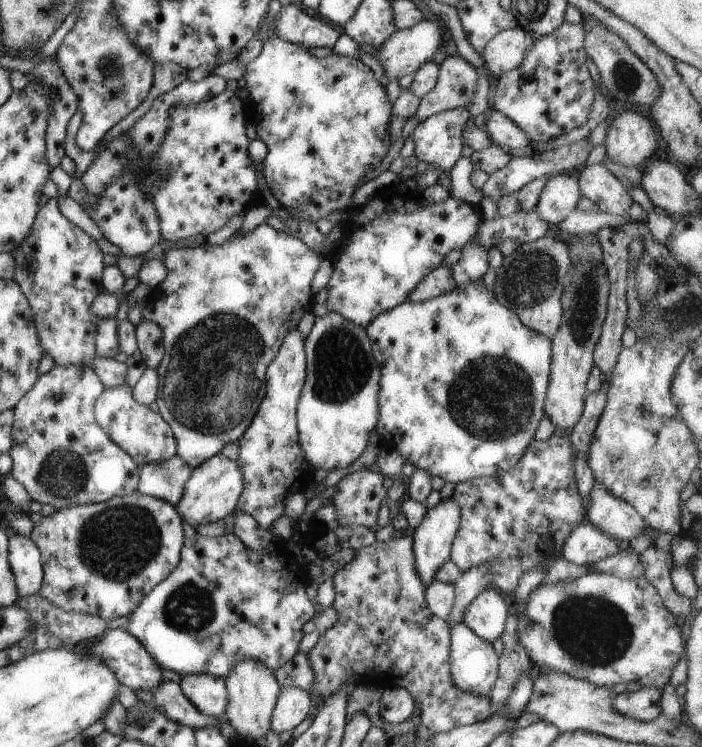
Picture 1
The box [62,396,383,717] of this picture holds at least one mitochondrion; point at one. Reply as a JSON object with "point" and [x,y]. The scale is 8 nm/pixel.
{"point":[116,543]}

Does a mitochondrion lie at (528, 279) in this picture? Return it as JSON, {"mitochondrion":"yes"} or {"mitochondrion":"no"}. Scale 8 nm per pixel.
{"mitochondrion":"yes"}

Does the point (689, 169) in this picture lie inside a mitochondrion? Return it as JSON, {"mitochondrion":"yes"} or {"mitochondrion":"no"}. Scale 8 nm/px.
{"mitochondrion":"no"}

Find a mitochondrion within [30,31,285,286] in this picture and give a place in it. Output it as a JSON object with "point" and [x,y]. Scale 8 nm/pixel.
{"point":[109,66]}

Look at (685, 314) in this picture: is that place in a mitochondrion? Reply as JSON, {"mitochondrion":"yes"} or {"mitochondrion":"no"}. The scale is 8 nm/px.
{"mitochondrion":"yes"}

